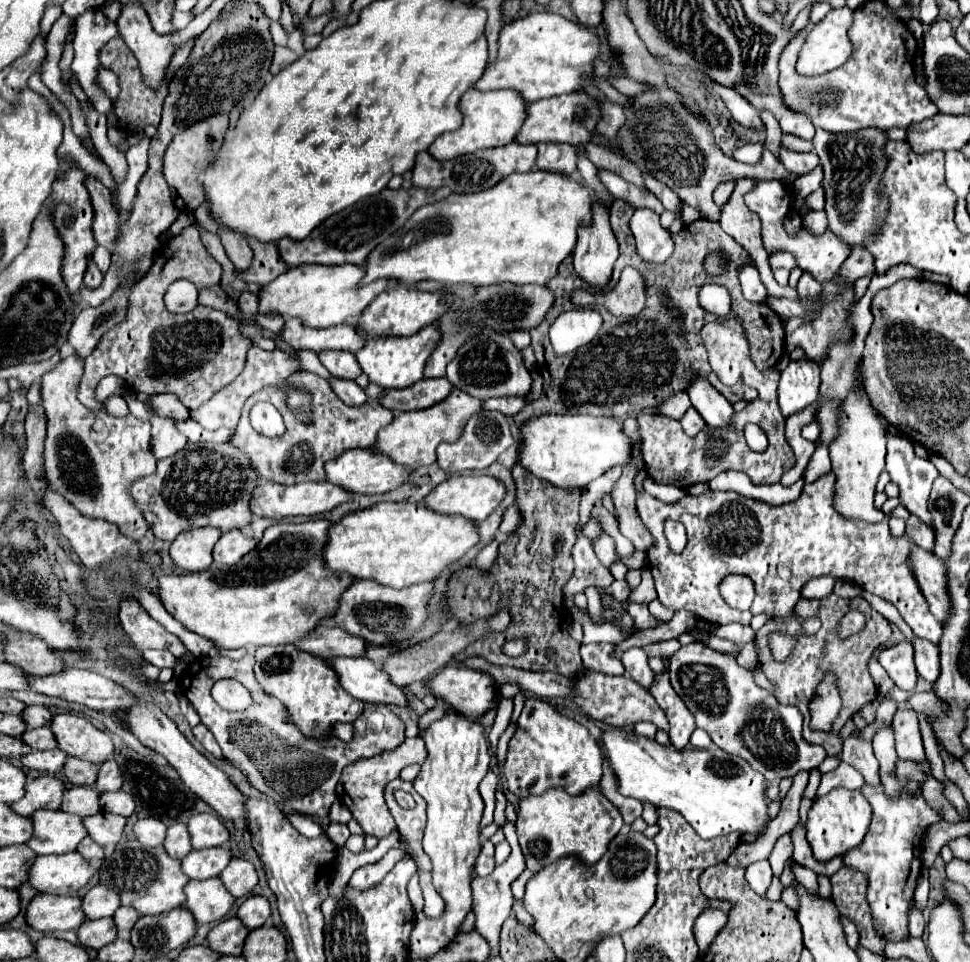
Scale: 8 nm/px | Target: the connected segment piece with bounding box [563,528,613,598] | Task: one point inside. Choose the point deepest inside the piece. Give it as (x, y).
(588, 571)

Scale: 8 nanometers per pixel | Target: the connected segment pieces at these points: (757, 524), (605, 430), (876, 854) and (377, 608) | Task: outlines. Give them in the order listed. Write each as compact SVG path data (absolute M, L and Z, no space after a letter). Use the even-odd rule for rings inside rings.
M833 472L823 474L819 480L811 484L805 484L799 500L781 504L781 506L771 506L759 500L743 498L741 494L735 494L735 492L713 492L713 490L707 490L699 496L685 494L675 504L663 504L661 500L653 498L647 492L637 494L637 502L635 502L637 514L641 522L645 524L645 528L657 538L657 544L647 552L647 560L649 560L649 570L655 578L659 600L671 610L689 610L705 622L707 618L719 620L711 616L711 602L717 600L721 580L727 574L745 574L755 582L757 596L751 608L753 614L767 612L771 618L777 618L777 616L789 616L789 612L793 610L793 606L797 604L801 596L799 590L807 580L829 574L837 580L849 580L853 584L859 584L861 588L885 598L899 610L901 618L911 626L911 630L917 636L923 636L937 644L941 624L935 620L935 616L931 616L927 602L923 600L923 594L915 586L915 578L911 576L911 570L907 568L907 552L909 552L911 540L907 536L901 536L899 540L889 536L889 514L876 524L859 522L859 520L851 522L843 516L837 516L833 508L833 496L835 496ZM667 518L679 520L687 528L687 546L681 554L675 554L669 548L667 538L663 534L663 524Z
M545 414L527 420L521 426L521 446L519 446L519 464L531 472L533 476L547 480L559 488L585 488L589 482L599 478L607 468L617 464L625 466L631 456L631 442L623 434L623 428L613 418L595 418L595 416L559 416L559 414Z
M897 760L895 778L901 784L899 798L885 796L881 784L879 786L863 784L861 794L867 798L867 802L873 808L873 820L869 832L863 838L863 844L859 844L851 852L847 852L847 856L843 856L845 866L855 868L867 876L869 880L867 900L871 906L873 926L875 932L879 932L879 936L883 936L889 942L899 942L909 938L909 930L907 930L909 912L913 908L913 892L917 886L917 878L921 874L921 838L927 826L941 820L939 810L931 808L921 794L921 786L927 780L927 772L923 772L919 764L909 760ZM911 780L919 784L915 794L911 794L907 788Z
M355 580L341 596L339 604L331 618L335 618L337 626L361 636L373 644L399 644L409 638L415 630L421 628L427 618L427 598L431 594L431 584L415 584L409 588L383 588L381 584L371 584L371 580Z

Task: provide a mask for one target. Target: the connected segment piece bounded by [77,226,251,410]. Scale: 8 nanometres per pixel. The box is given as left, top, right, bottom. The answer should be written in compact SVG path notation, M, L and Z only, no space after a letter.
M187 226L153 256L149 272L133 288L127 320L107 332L85 358L85 374L77 394L85 406L91 410L101 408L93 396L97 382L107 374L123 378L129 388L149 396L175 394L189 410L199 408L205 400L239 376L251 340L239 334L239 322L225 312L201 304L189 314L167 312L163 306L165 288L179 278L191 280L197 288L213 286L221 280L221 266L197 238L195 226Z

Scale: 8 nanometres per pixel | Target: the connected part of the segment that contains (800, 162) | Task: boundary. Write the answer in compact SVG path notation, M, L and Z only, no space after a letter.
M781 148L781 162L789 172L797 176L805 176L819 164L819 157L815 152L793 152L787 148Z

